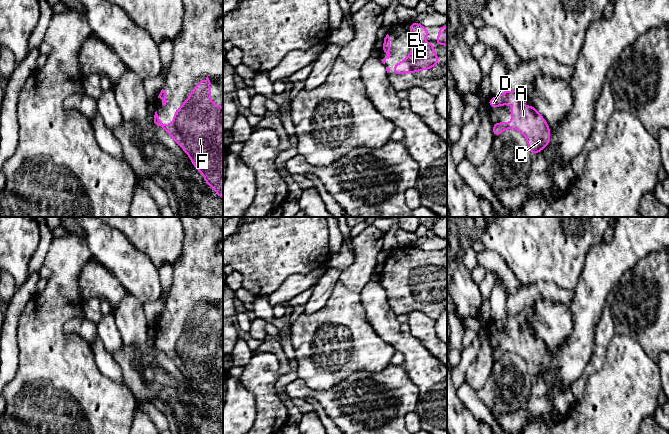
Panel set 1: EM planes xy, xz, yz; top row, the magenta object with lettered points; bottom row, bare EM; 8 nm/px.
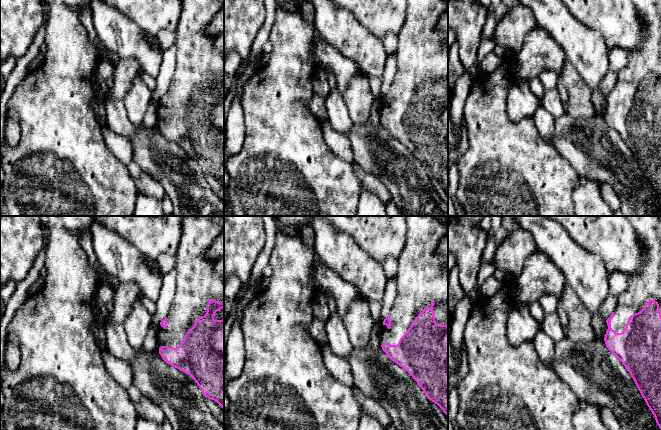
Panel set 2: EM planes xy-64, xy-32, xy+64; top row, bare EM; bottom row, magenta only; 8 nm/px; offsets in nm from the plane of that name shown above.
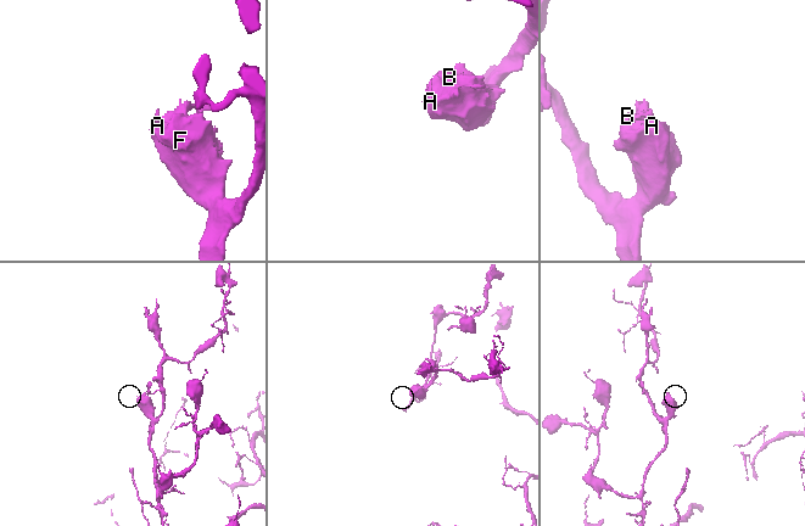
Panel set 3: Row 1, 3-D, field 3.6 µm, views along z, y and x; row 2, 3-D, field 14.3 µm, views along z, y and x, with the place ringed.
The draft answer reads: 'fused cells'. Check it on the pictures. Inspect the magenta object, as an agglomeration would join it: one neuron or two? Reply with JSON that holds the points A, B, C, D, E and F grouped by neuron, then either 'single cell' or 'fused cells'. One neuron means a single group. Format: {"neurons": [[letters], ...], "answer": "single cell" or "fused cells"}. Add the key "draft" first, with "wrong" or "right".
{"draft": "wrong", "neurons": [["A", "B", "C", "D", "E", "F"]], "answer": "single cell"}

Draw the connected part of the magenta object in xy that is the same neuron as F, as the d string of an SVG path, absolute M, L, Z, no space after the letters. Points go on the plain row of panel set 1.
M198 304L198 309L190 316L187 324L174 336L174 345L165 350L162 343L158 341L157 335L154 339L154 347L164 353L176 367L190 381L193 390L204 399L205 406L211 410L216 418L223 422L223 330L217 330L210 324L211 319L210 304Z

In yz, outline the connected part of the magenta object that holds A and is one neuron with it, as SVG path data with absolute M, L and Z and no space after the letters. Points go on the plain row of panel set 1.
M523 311L516 315L507 314L494 322L490 322L488 330L497 333L499 329L512 329L510 340L514 342L508 348L502 345L500 348L493 346L494 361L498 361L505 353L516 353L520 355L527 364L532 380L543 374L550 365L551 358L549 349L543 340L531 330L523 330L521 326L525 324L526 317Z

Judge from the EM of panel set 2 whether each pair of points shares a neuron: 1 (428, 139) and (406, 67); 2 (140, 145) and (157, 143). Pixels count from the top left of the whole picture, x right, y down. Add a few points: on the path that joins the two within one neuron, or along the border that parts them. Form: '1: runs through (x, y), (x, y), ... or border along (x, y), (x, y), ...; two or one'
1: runs through (418, 121), (412, 115), (412, 85); one
2: runs through (144, 145), (153, 145); one

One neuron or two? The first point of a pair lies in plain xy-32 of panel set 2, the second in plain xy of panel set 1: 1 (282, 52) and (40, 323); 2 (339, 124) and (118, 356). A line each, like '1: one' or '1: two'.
1: one
2: two

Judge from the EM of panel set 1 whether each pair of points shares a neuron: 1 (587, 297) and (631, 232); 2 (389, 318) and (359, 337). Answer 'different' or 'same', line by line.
1: same
2: different

